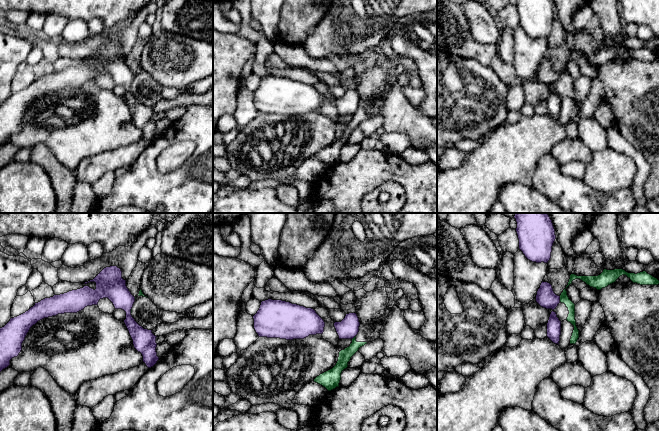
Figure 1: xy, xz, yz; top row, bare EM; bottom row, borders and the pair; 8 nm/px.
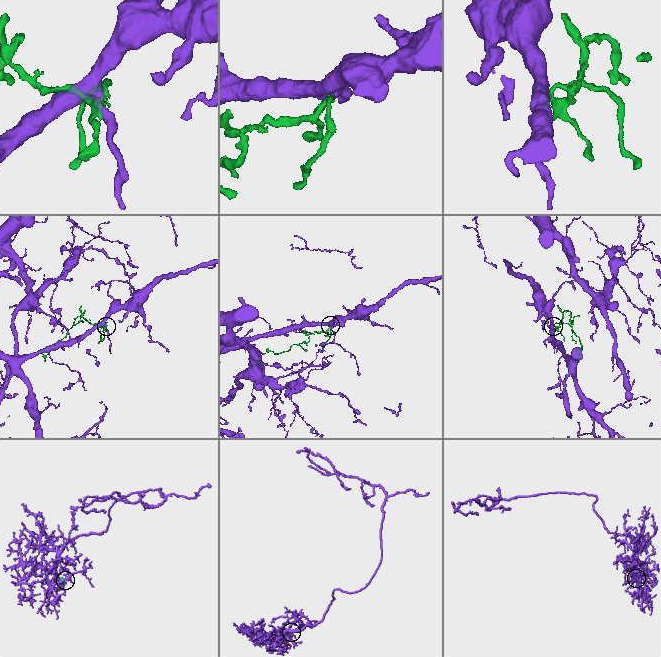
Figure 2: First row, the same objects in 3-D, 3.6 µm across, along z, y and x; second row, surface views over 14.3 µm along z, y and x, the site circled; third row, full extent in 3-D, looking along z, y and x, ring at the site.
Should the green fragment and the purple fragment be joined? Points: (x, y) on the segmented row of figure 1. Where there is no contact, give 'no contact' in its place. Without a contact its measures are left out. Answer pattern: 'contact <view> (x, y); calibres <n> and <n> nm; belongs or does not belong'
contact yz (560, 299); calibres 70 and 160 nm; does not belong

